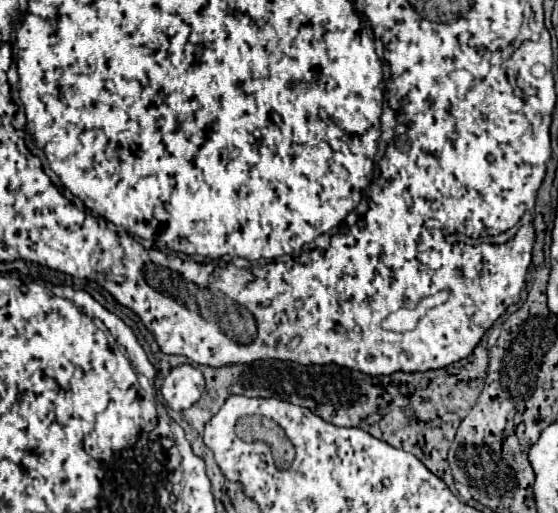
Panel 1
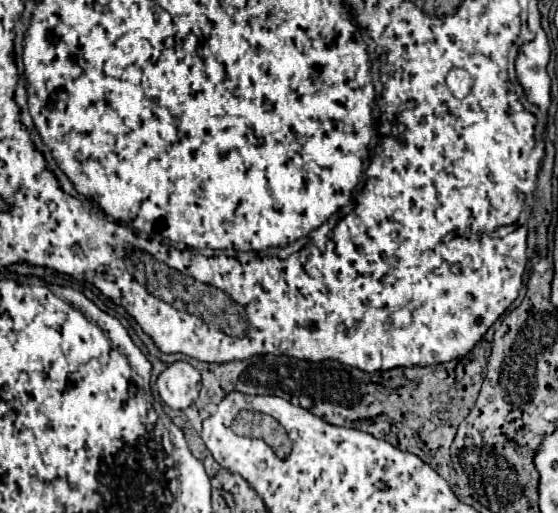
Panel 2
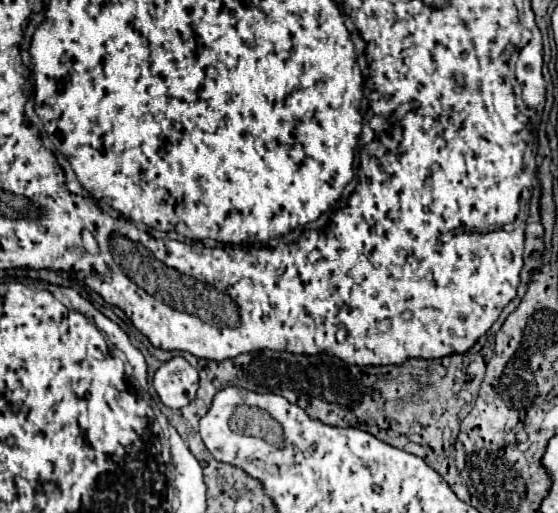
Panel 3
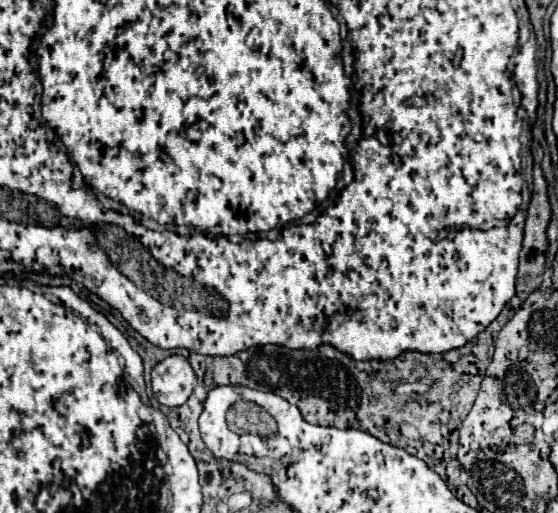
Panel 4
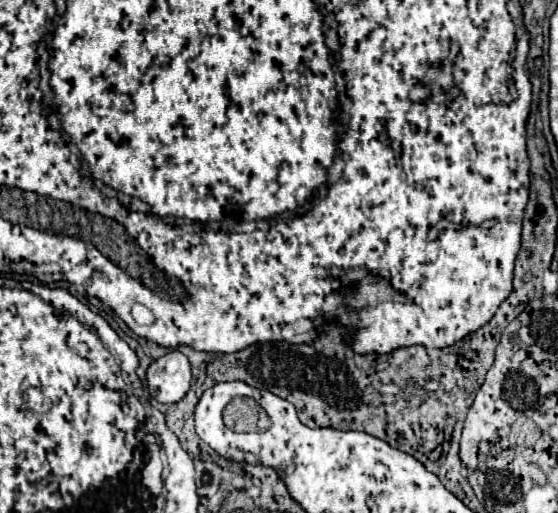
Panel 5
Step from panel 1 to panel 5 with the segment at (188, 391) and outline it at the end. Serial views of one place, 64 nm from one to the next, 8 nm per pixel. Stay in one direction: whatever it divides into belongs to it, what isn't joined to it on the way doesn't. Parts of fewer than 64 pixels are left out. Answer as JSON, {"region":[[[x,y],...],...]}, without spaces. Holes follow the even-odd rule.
{"region":[[[172,350],[152,362],[146,376],[150,396],[162,404],[180,402],[188,394],[192,384],[190,362],[180,350]]]}

